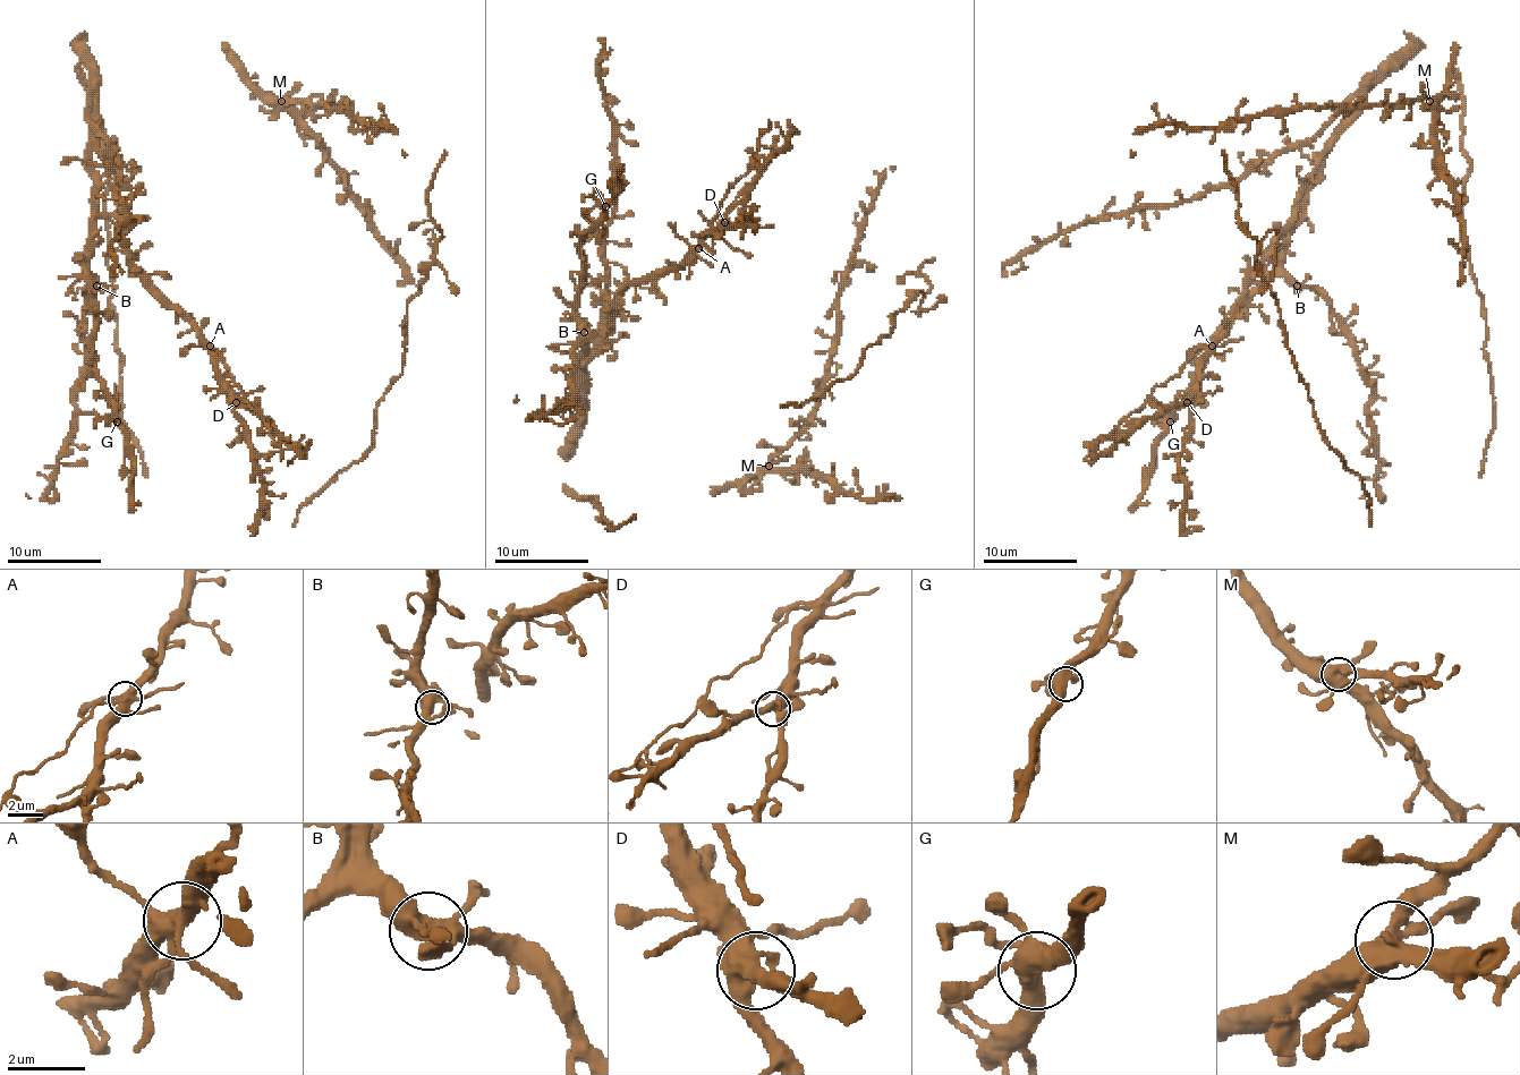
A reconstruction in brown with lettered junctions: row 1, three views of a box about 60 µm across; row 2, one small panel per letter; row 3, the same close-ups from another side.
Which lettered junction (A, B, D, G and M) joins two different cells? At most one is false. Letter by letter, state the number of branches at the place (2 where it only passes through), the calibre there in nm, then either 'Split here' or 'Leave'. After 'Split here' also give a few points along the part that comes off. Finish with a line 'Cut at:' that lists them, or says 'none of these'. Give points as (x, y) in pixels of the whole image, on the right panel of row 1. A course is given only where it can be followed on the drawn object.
A: Branches: 6. Thickness 440 nm. Split here. Course of the part to remove: (1213, 347), (1198, 349), (1178, 374), (1154, 389), (1152, 398), (1105, 435), (1084, 461)
B: Branches: 5. Thickness 440 nm. Leave
D: Branches: 4. Thickness 440 nm. Leave
G: Branches: 5. Thickness 440 nm. Leave
M: Branches: 5. Thickness 480 nm. Leave
Cut at: A

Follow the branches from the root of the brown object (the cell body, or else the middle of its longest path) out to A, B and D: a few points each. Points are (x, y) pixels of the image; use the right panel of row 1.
A: (1319, 158), (1319, 164), (1304, 185), (1295, 222), (1250, 272), (1245, 301), (1236, 312), (1229, 330), (1213, 347)
B: (1319, 158), (1304, 185), (1299, 202), (1304, 215), (1282, 257), (1282, 272), (1297, 286)
D: (1319, 158), (1319, 164), (1304, 185), (1295, 222), (1250, 272), (1245, 301), (1200, 365), (1198, 391), (1187, 402)

